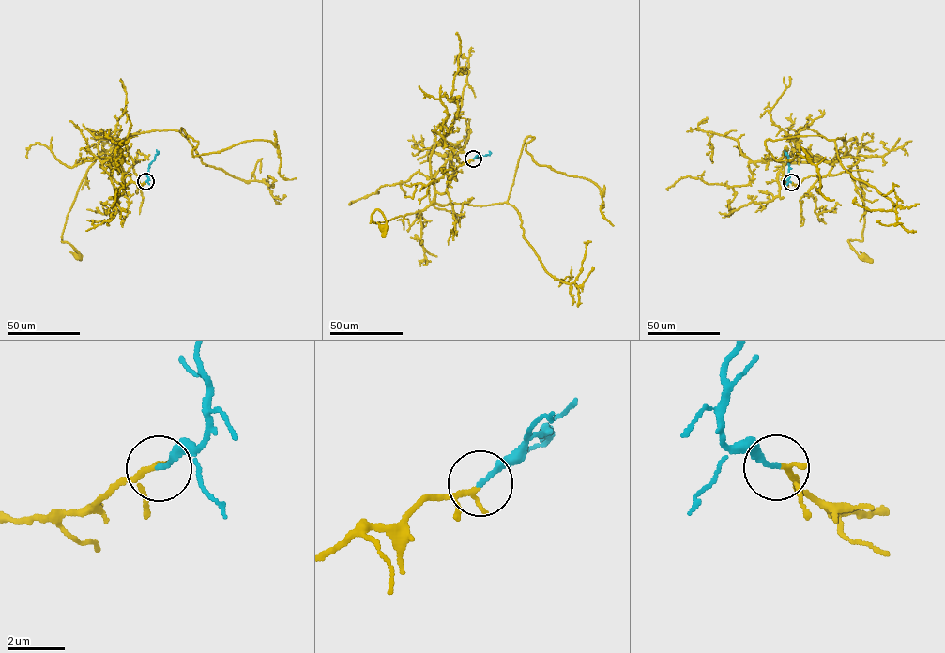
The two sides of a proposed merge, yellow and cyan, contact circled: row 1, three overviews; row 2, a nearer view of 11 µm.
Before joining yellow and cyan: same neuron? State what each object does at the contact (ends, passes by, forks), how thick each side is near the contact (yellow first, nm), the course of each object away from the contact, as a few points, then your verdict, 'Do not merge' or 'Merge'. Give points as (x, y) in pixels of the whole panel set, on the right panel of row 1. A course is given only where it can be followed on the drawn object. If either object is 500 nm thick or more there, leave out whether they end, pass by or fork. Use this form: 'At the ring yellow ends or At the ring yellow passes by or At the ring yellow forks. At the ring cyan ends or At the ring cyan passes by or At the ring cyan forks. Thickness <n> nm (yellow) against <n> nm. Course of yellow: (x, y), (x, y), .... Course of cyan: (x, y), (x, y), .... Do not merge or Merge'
At the ring yellow passes by. At the ring cyan ends. Thickness 140 nm (yellow) against 180 nm. Course of yellow: (791, 182), (825, 176), (836, 159), (853, 157), (864, 225), (862, 240), (848, 242), (864, 257). Course of cyan: (791, 182), (784, 151). Merge

